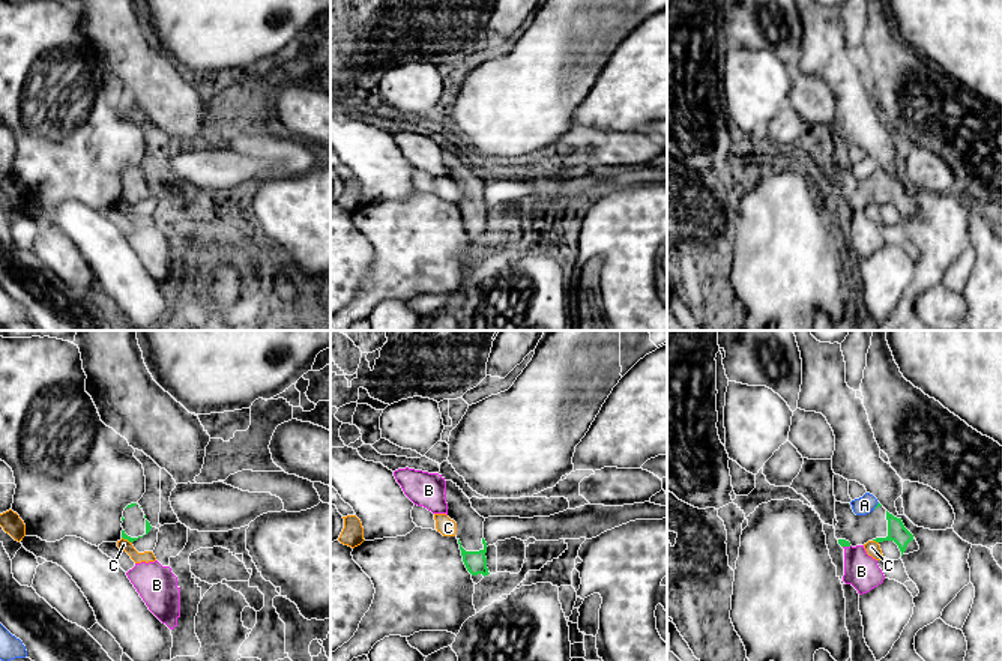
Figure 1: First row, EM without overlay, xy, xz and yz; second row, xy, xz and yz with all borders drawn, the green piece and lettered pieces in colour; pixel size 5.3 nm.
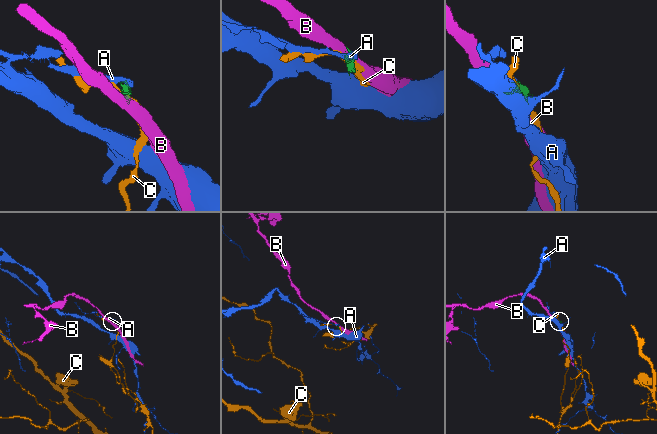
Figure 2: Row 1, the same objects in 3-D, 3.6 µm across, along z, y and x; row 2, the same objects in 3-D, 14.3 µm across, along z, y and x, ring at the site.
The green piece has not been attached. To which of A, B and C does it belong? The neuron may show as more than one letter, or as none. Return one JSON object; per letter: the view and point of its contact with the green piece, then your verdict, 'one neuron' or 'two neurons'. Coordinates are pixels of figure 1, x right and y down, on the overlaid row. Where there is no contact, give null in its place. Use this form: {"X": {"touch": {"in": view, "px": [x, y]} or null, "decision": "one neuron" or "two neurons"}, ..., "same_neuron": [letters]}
{"A": {"touch": {"in": "yz", "px": [878, 505]}, "decision": "two neurons"}, "B": {"touch": {"in": "yz", "px": [846, 546]}, "decision": "two neurons"}, "C": {"touch": {"in": "yz", "px": [876, 541]}, "decision": "two neurons"}, "same_neuron": []}

